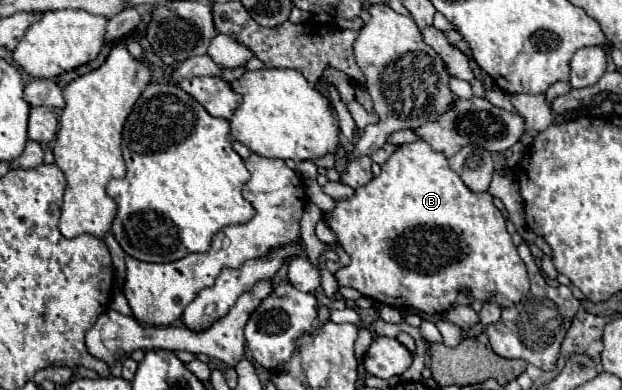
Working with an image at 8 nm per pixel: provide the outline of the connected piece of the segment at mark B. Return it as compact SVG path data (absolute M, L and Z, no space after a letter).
M424 140L402 144L382 164L380 176L358 188L354 198L336 202L336 210L326 220L326 226L334 230L350 256L350 264L336 272L338 284L356 288L362 296L380 304L394 308L412 306L426 314L442 314L456 304L468 304L464 290L470 290L482 302L496 302L500 306L520 302L528 292L526 266L512 244L504 216L492 204L492 196L488 192L472 192L448 166L448 158L432 150Z

